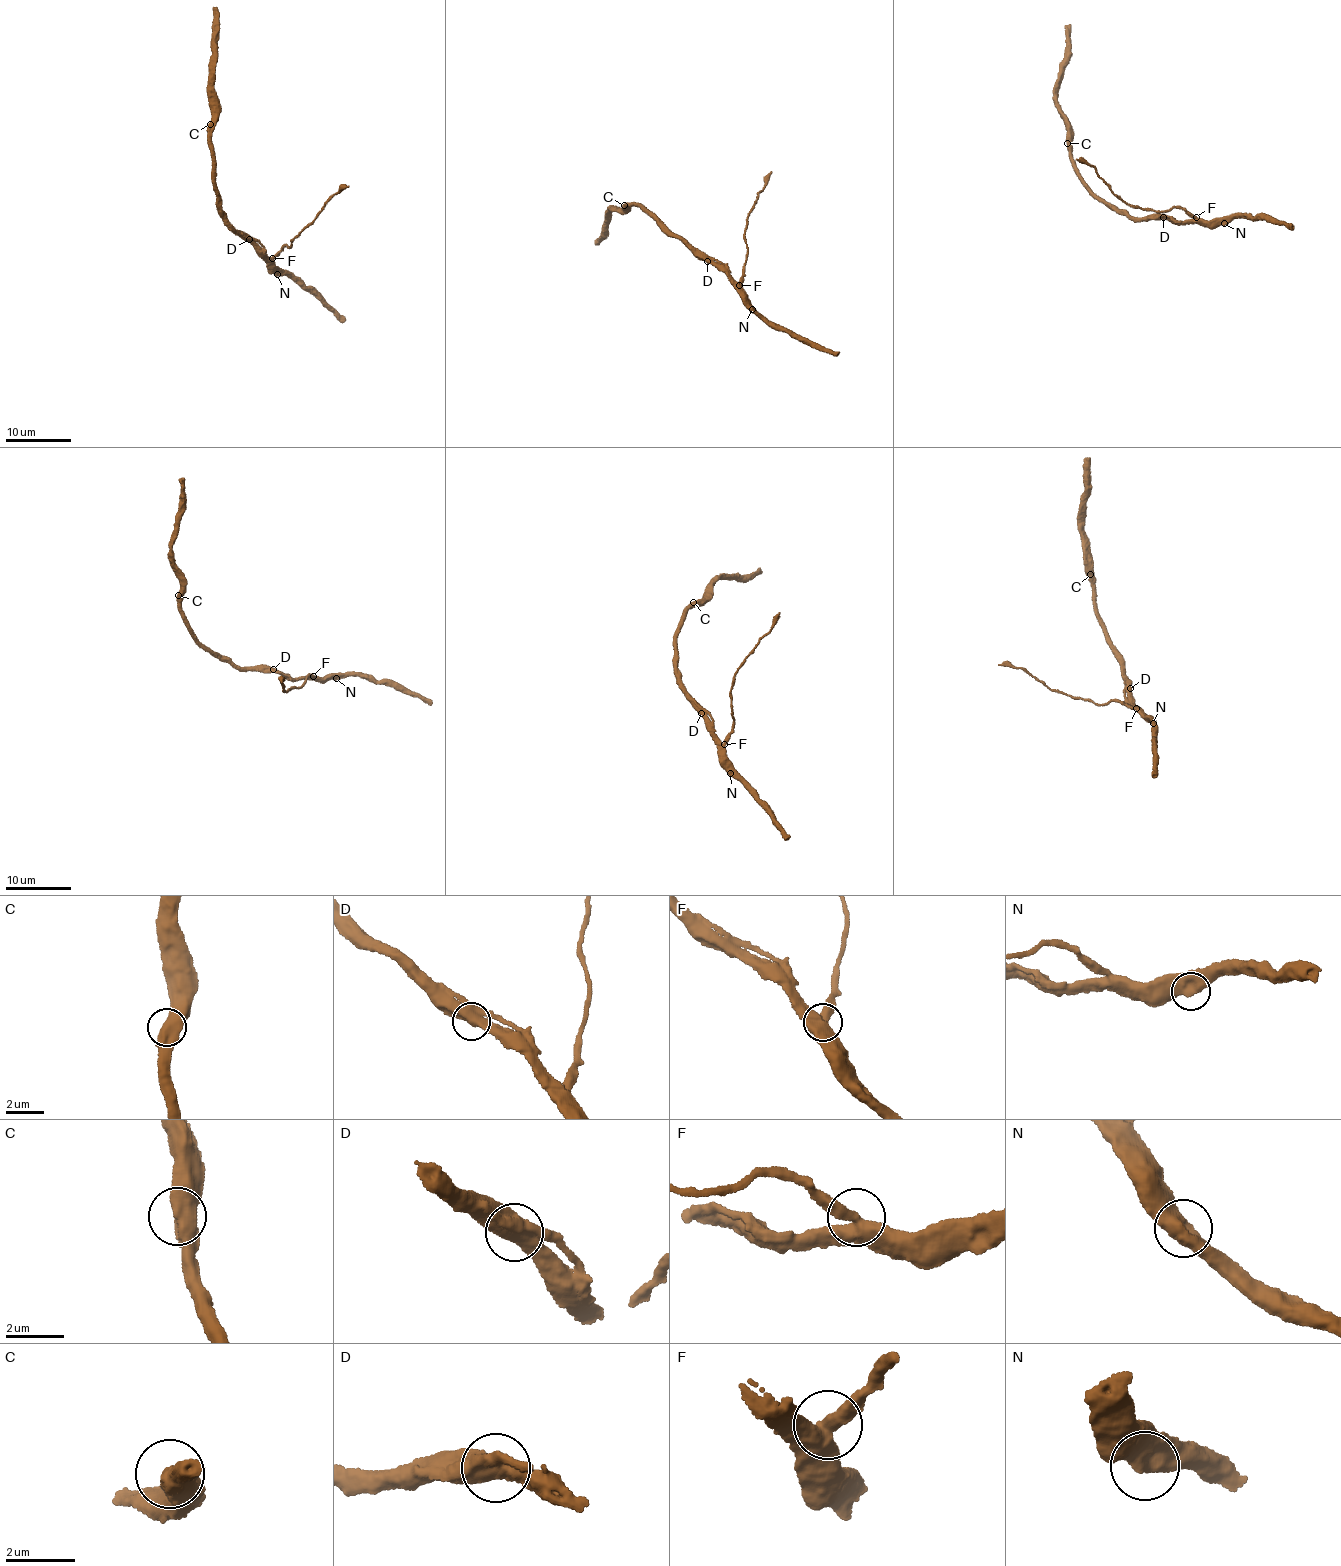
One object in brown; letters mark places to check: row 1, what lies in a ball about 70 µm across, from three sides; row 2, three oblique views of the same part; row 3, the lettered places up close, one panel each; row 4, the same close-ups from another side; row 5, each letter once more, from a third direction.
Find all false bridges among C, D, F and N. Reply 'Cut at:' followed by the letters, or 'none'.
Cut at: F

